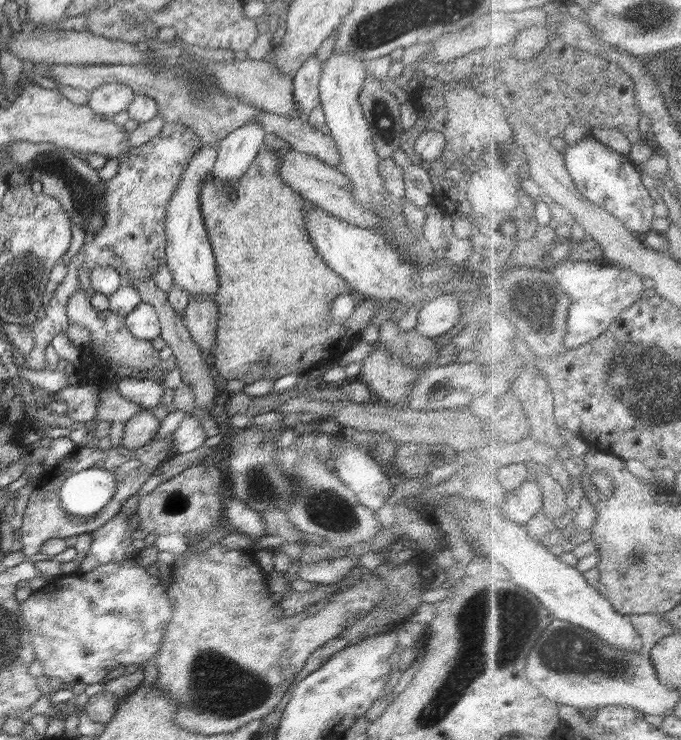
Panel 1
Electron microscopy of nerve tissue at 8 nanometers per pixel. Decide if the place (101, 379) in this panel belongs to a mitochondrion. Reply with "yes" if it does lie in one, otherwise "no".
no

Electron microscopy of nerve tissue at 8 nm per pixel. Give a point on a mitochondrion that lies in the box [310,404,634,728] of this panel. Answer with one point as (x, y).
(564, 652)

